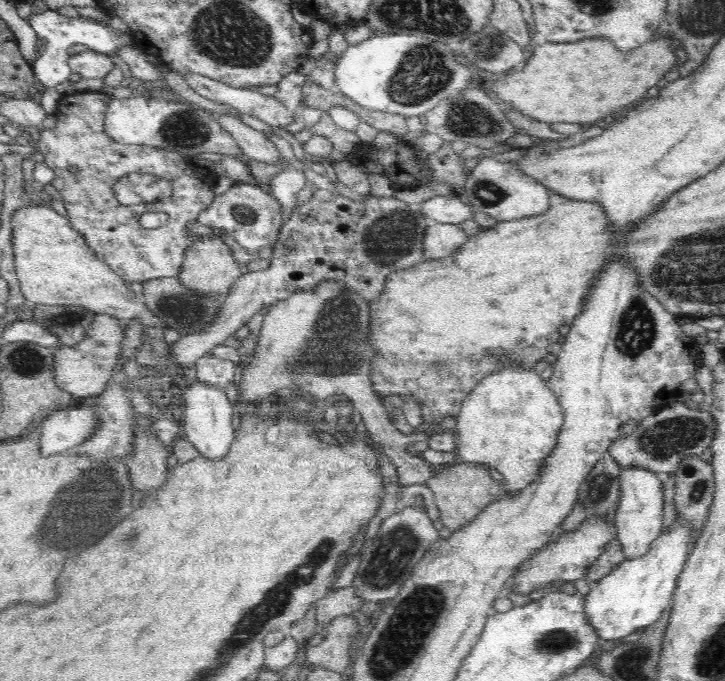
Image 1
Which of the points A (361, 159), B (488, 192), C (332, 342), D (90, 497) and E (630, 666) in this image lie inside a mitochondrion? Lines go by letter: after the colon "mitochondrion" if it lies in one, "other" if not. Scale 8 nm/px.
A: other
B: mitochondrion
C: mitochondrion
D: mitochondrion
E: mitochondrion

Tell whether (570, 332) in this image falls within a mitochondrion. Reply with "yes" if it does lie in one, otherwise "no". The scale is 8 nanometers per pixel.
no

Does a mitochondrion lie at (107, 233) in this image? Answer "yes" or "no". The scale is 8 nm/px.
no

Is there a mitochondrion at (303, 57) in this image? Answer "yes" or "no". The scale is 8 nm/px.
no

